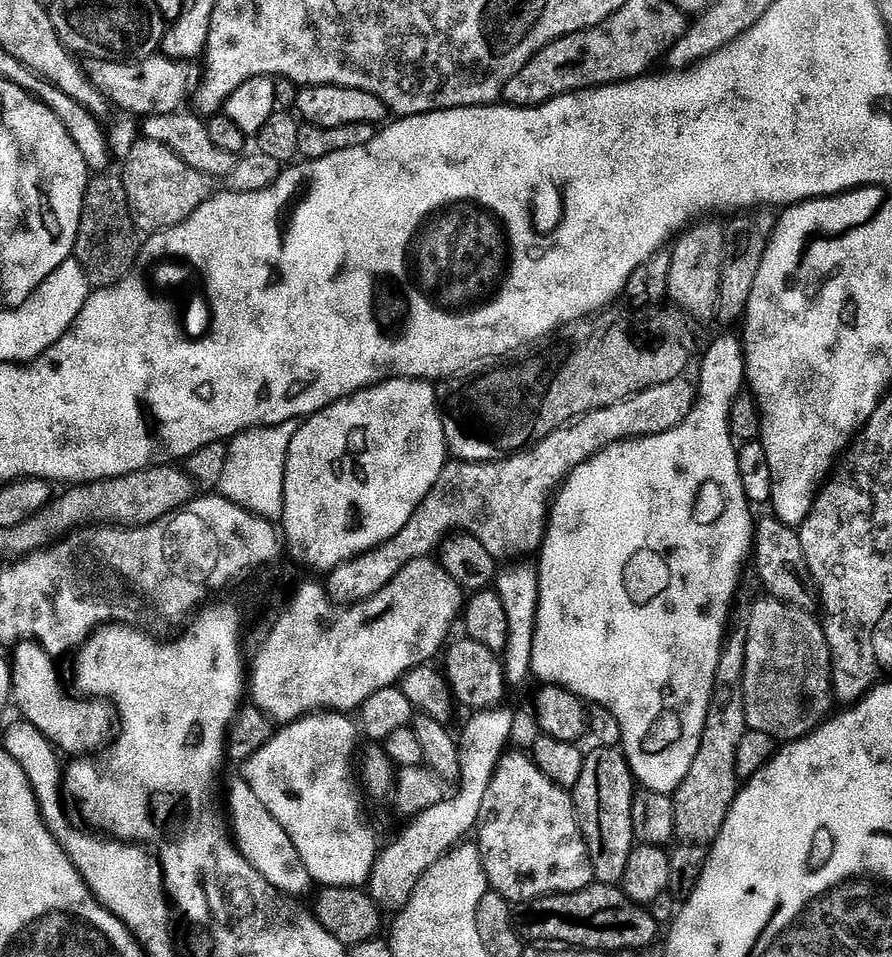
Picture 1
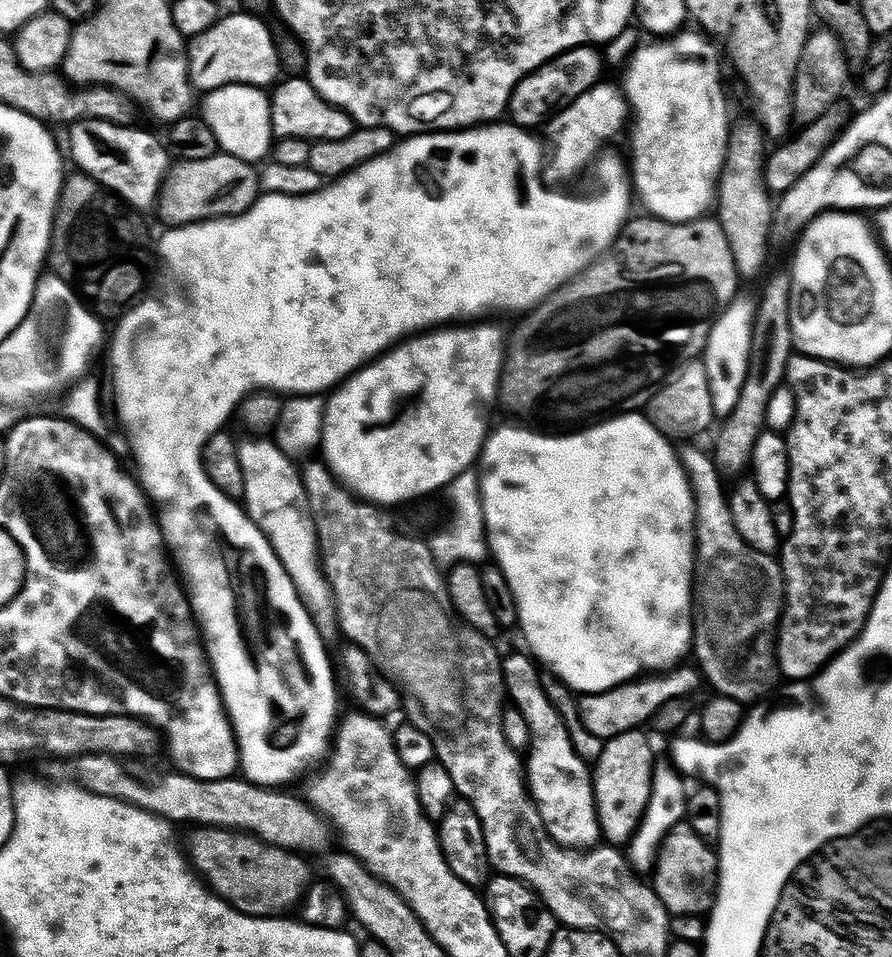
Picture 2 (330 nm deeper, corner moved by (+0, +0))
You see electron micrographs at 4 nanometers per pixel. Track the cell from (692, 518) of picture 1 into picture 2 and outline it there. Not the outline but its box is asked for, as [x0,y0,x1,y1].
[478,414,696,694]

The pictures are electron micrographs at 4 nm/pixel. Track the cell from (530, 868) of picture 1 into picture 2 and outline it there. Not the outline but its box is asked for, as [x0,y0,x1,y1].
[503,652,602,848]

